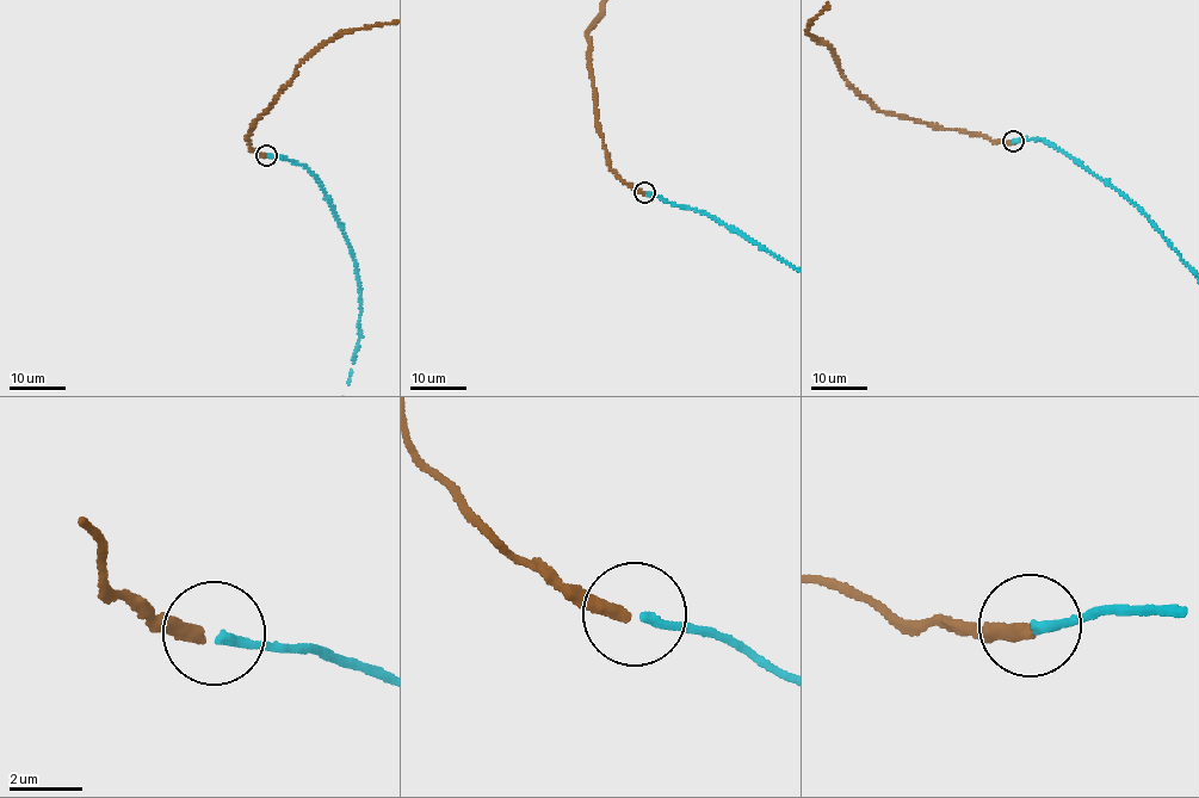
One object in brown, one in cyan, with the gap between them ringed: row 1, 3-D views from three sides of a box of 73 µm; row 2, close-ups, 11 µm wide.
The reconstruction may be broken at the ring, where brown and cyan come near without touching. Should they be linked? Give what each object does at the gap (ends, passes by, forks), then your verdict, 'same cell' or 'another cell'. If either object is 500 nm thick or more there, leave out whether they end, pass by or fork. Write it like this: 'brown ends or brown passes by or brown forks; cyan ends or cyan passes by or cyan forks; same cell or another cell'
brown ends; cyan ends; another cell

